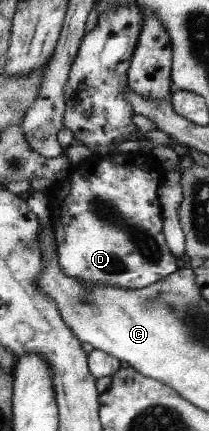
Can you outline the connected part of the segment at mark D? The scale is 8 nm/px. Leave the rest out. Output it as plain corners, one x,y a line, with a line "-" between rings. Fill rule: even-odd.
116,152
115,158
101,158
94,154
90,159
85,159
77,165
71,164
69,169
69,177
65,182
51,184
49,190
50,208
51,208
51,225
55,233
56,253
58,257
58,265
63,273
67,273
69,277
79,277
81,281
87,281
91,285
109,285
109,287
123,287
123,289
141,289
147,285
157,283
163,277
175,273
179,270
177,267
178,257
170,253
163,233
163,215
161,211
161,204
158,199
158,190
160,183
160,170
152,161
151,157
146,153
120,153

